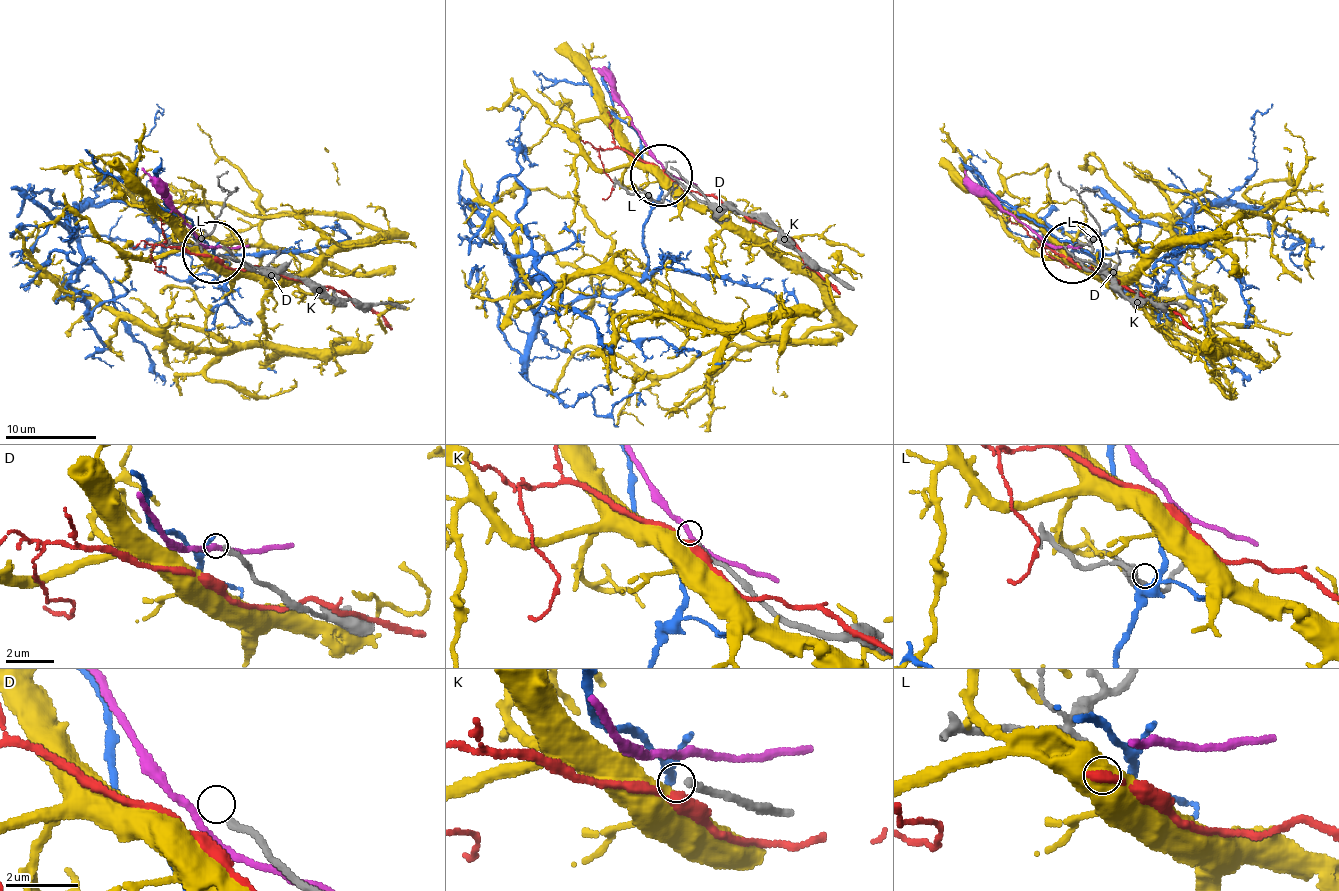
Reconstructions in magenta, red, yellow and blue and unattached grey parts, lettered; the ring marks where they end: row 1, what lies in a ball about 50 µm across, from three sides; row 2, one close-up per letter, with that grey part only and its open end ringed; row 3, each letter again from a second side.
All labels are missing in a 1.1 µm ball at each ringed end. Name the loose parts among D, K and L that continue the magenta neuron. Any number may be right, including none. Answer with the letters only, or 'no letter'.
no letter

